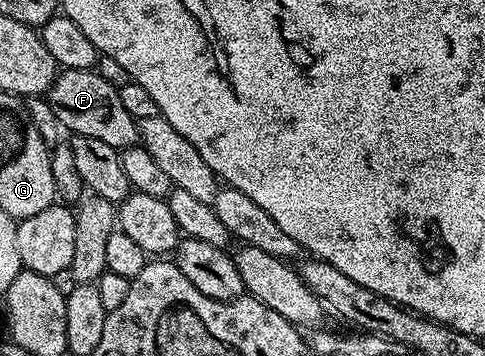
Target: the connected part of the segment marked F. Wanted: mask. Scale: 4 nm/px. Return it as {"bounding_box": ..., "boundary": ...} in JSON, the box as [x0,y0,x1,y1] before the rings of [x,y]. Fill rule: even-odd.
{"bounding_box":[49,68,139,149],"boundary":[[[64,68],[55,77],[49,89],[51,109],[68,133],[89,138],[101,138],[108,146],[117,149],[133,148],[139,144],[139,126],[135,119],[121,106],[119,89],[105,82],[98,71],[86,68],[73,70]]]}

